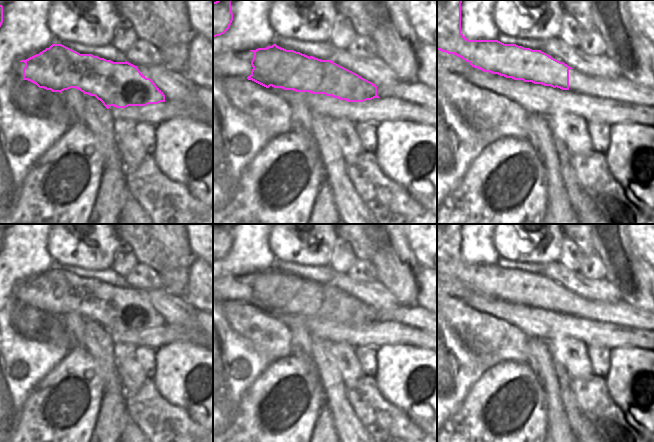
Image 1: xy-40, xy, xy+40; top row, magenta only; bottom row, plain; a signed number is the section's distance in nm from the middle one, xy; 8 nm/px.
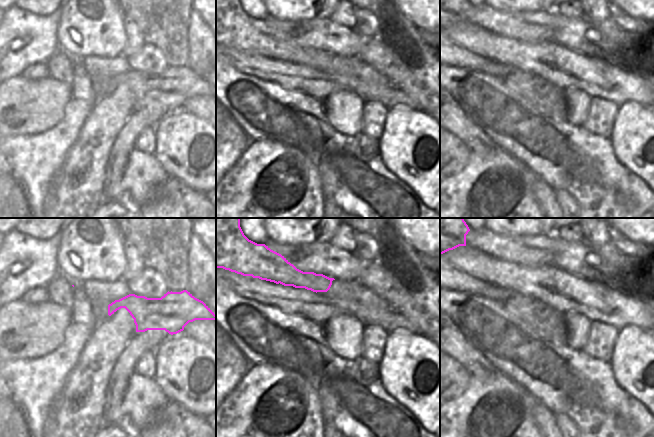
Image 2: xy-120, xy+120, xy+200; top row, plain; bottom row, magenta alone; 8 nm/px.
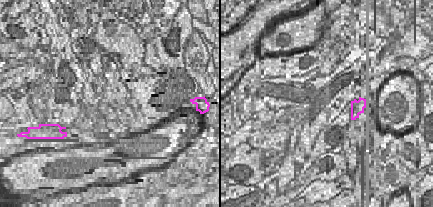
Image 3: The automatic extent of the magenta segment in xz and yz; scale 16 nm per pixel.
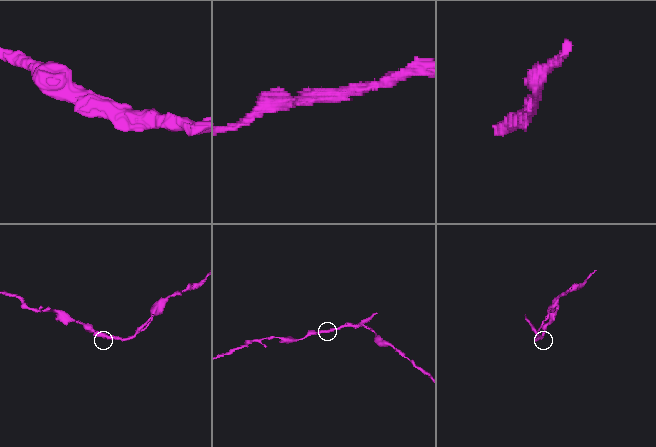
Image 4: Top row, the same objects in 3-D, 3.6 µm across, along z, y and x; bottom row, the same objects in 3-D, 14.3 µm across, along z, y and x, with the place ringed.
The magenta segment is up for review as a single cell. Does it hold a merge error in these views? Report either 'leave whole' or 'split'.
split

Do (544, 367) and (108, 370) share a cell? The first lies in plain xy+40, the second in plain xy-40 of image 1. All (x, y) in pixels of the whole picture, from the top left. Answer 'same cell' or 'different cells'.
same cell

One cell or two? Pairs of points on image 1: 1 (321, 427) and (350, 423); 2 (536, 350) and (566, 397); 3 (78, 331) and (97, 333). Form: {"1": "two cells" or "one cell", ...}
{"1": "two cells", "2": "one cell", "3": "two cells"}

